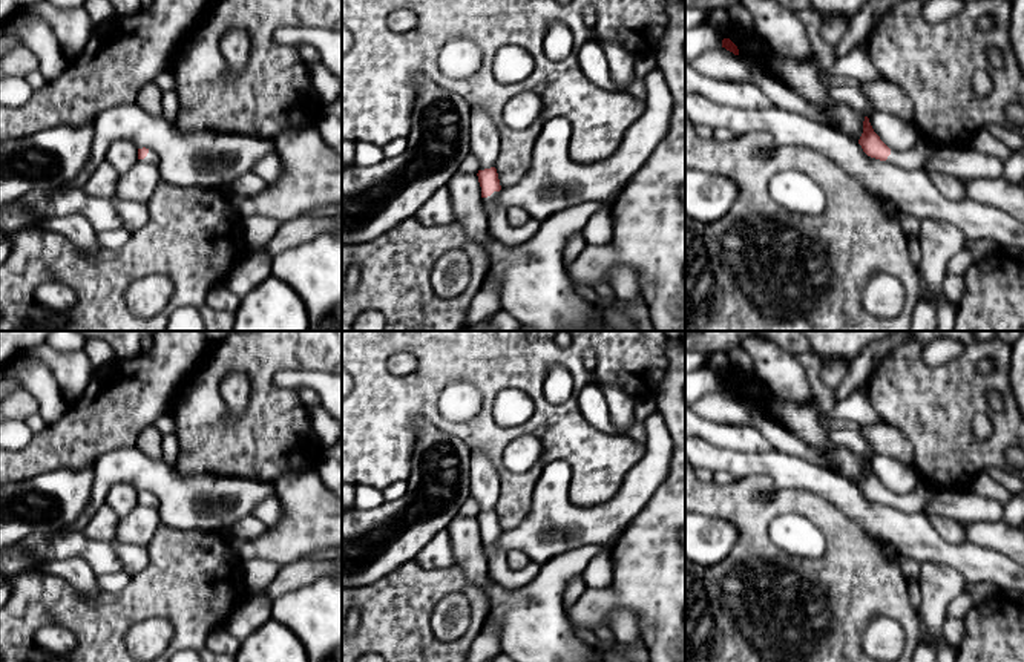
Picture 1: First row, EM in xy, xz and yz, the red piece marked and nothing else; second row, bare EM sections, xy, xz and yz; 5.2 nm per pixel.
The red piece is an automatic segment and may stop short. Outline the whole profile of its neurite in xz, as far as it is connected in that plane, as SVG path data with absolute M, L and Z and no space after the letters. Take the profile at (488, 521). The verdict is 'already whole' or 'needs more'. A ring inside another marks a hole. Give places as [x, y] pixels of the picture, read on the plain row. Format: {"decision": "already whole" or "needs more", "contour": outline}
{"decision": "needs more", "contour": "M491 510L478 513L477 519L481 530L481 541L486 550L491 578L507 590L520 590L530 584L537 578L541 564L529 562L521 570L512 570L506 564L506 553L497 547L498 535L501 533L497 512Z"}

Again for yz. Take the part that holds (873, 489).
{"decision": "needs more", "contour": "M865 460L863 477L858 483L858 487L862 489L863 495L868 500L880 504L888 504L894 509L907 513L924 512L927 504L932 501L934 493L937 492L935 489L920 481L917 489L909 493L904 495L891 493L874 475L868 460Z"}

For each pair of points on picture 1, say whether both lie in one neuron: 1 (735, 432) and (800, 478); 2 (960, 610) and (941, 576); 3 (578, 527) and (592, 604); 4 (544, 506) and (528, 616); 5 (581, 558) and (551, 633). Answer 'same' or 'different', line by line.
1: different
2: different
3: different
4: different
5: same

